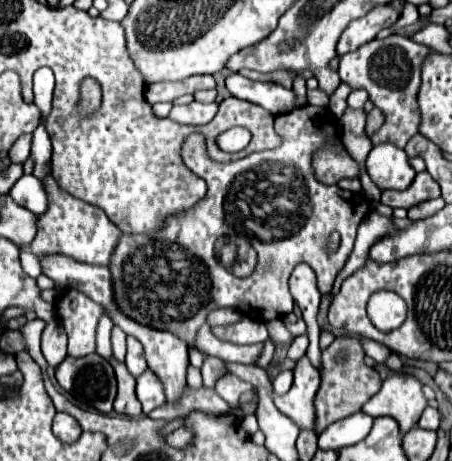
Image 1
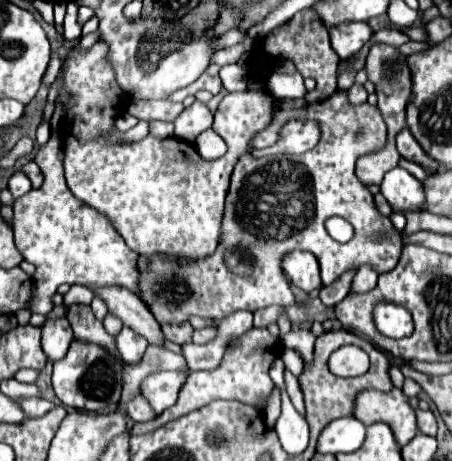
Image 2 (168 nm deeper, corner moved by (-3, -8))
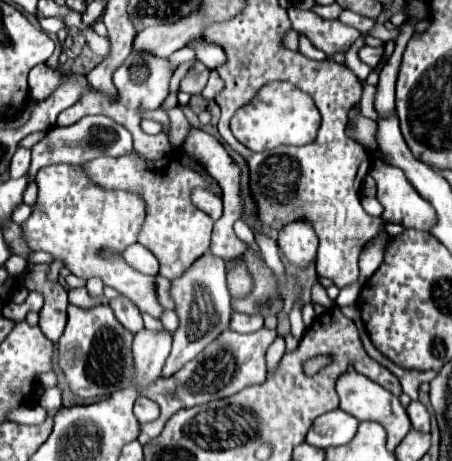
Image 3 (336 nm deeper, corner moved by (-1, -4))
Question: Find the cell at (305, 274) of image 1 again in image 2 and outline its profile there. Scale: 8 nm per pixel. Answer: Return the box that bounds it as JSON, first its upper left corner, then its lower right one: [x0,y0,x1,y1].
[283,250,321,292]

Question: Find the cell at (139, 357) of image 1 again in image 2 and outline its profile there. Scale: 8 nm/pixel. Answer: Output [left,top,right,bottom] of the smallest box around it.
[115,326,147,364]

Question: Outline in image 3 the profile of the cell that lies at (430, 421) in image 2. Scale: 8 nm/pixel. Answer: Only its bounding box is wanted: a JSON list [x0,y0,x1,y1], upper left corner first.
[407,402,431,432]

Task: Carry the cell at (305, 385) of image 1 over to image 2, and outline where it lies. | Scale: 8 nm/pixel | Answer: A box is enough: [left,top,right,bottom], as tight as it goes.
[283,328,315,362]

